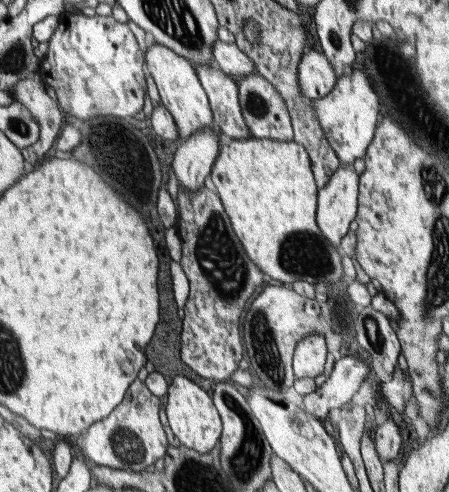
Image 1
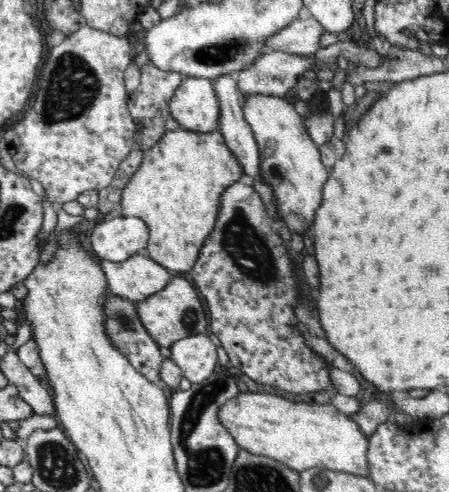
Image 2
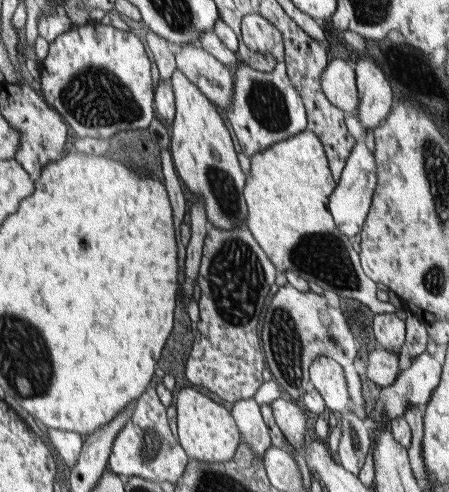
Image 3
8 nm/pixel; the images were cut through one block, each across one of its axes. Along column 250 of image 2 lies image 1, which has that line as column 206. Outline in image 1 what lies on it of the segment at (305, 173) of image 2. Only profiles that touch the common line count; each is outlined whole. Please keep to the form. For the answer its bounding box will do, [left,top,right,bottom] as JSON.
[145,42,213,142]

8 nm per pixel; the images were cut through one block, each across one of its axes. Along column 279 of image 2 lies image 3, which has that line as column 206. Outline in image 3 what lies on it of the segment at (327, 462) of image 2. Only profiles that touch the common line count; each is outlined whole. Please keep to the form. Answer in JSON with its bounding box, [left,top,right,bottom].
[173,388,239,462]

